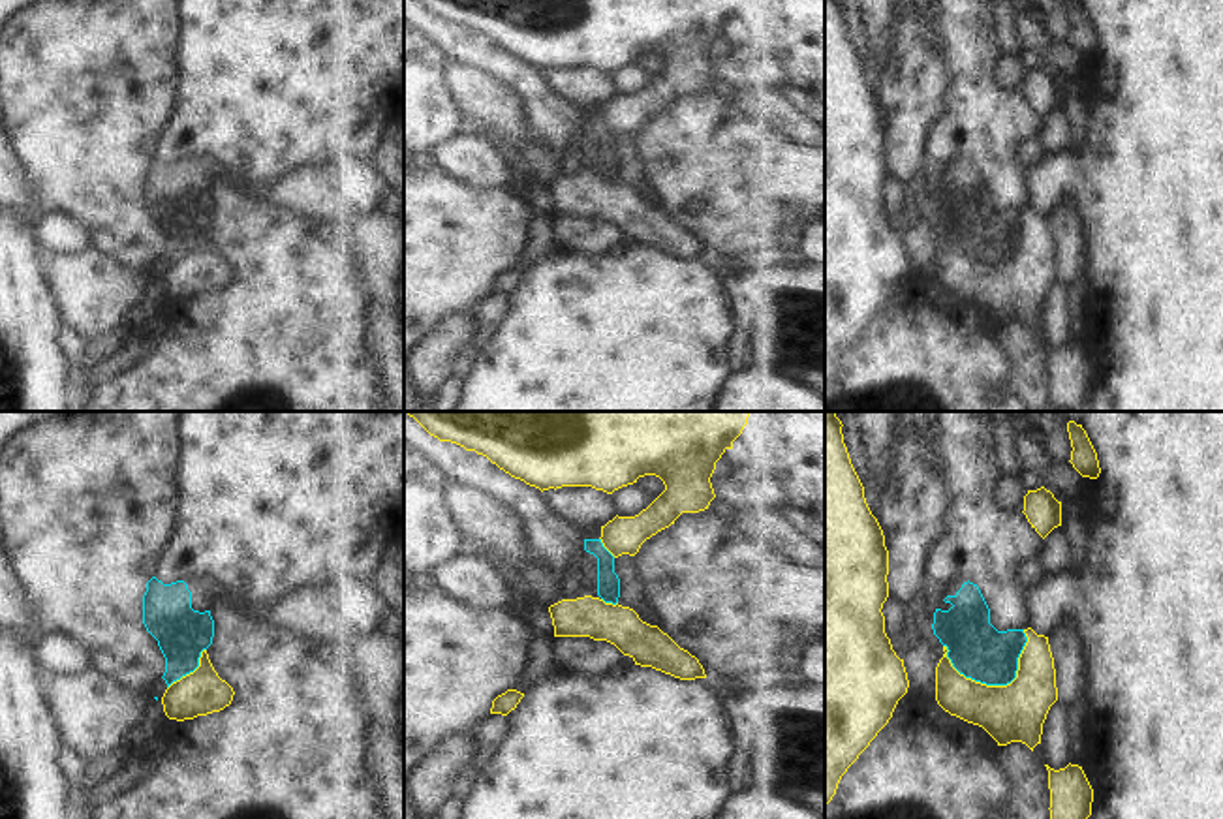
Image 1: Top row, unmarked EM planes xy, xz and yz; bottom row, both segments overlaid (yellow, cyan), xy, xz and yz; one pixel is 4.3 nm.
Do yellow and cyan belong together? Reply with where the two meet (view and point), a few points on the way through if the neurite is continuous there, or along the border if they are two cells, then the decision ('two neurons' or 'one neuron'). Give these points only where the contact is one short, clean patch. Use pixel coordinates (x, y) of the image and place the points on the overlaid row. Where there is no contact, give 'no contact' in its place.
yz (992, 686) | along yz (1028, 637), (1017, 675), (1006, 684), (966, 679), (944, 645) | two neurons

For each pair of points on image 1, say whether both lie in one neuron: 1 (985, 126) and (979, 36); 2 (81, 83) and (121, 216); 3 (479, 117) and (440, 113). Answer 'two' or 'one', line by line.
1: one
2: one
3: two

